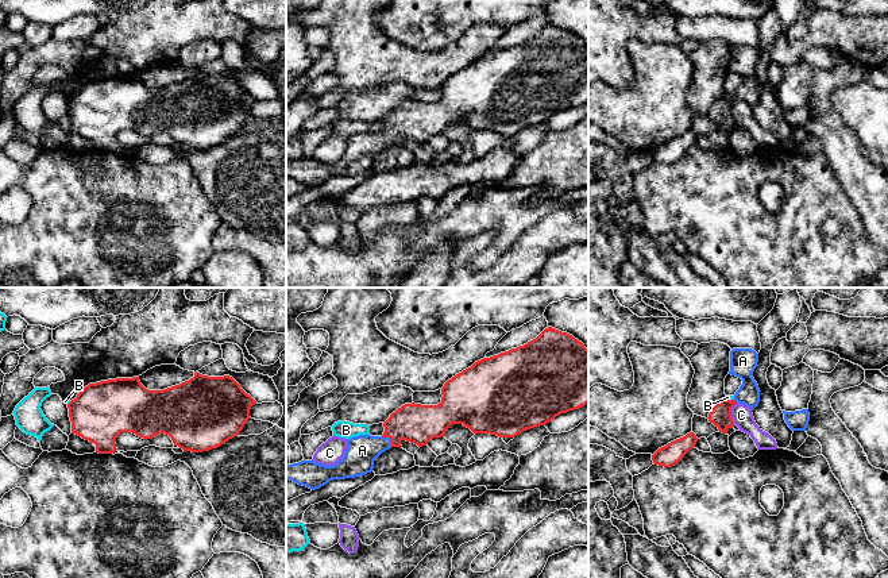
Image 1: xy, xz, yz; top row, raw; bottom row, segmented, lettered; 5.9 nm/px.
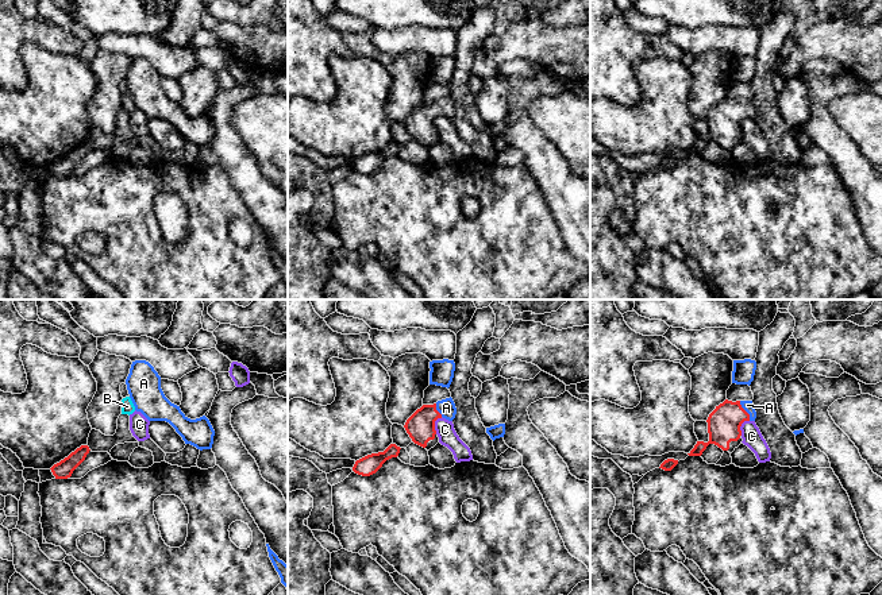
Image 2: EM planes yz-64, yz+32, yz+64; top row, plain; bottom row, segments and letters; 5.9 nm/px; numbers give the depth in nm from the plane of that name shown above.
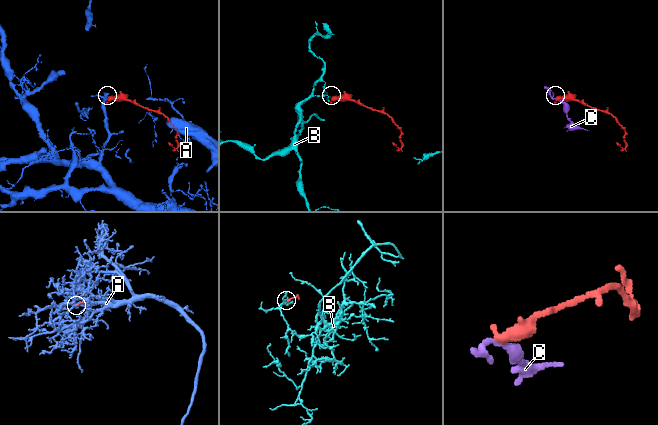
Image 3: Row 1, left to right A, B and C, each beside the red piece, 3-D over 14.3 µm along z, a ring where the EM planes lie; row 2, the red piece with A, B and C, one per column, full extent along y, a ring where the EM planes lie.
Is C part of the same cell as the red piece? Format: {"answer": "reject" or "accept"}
{"answer": "reject"}

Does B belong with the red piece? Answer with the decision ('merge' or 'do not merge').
do not merge

